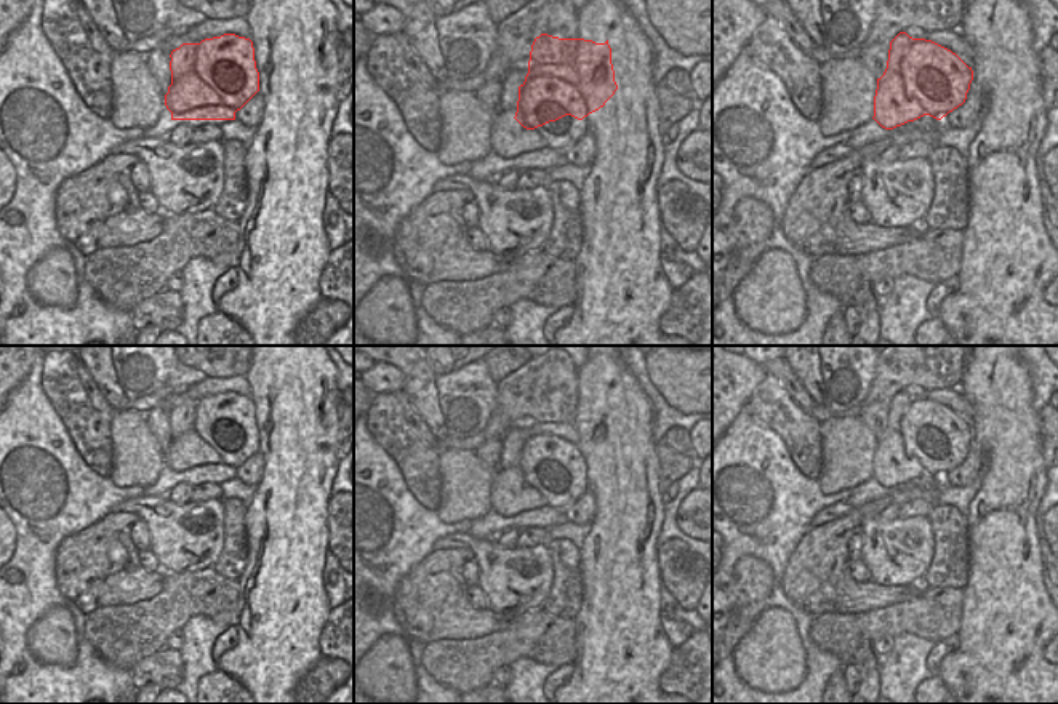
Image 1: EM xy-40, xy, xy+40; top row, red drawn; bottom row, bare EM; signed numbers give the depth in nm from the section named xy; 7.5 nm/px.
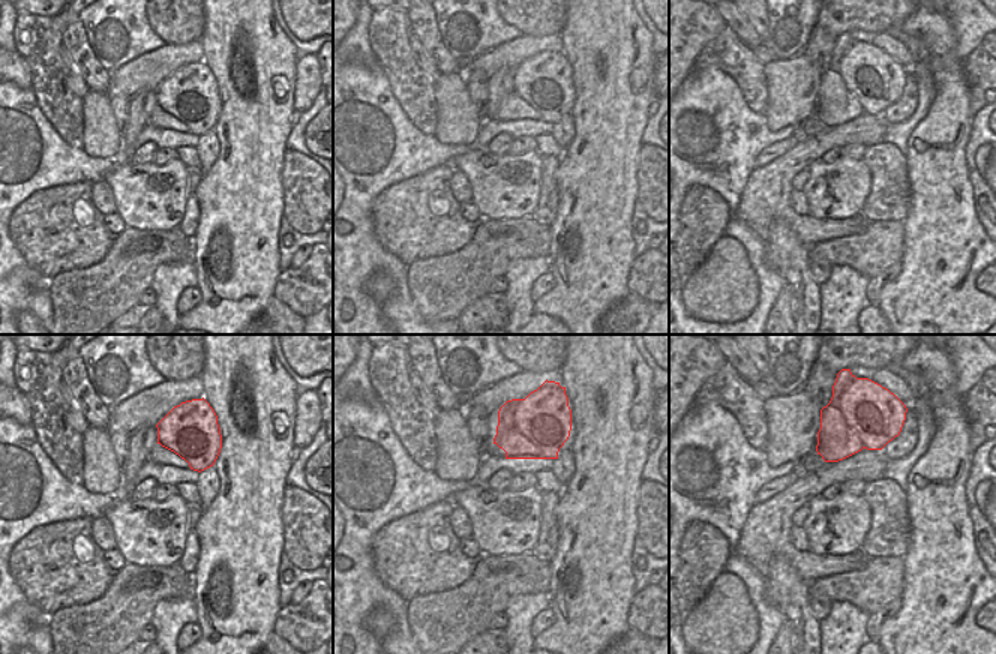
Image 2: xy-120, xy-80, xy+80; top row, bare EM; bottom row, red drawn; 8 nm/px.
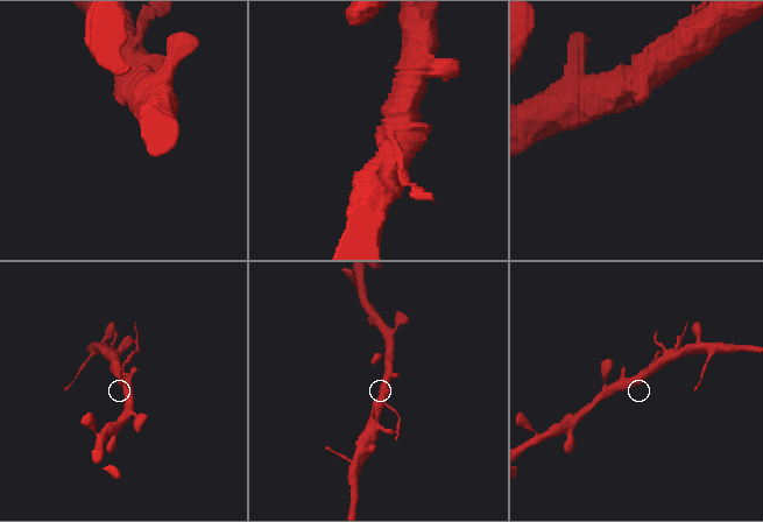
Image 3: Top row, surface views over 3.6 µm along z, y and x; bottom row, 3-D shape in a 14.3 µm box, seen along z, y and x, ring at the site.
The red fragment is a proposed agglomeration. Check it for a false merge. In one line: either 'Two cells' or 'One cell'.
One cell.

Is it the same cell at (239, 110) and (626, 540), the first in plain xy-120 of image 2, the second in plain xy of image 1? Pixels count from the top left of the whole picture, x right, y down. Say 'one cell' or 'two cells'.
one cell

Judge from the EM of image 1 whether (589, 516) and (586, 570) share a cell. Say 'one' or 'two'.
one

